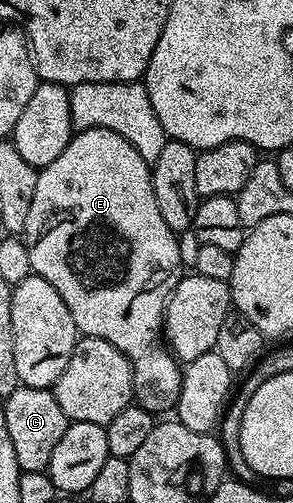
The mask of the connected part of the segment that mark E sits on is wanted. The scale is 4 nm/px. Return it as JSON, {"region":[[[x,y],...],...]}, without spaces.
{"region":[[[85,128],[76,131],[72,135],[69,146],[65,146],[65,150],[61,150],[57,162],[49,162],[49,166],[39,169],[37,191],[33,193],[33,206],[29,206],[29,222],[25,222],[25,230],[22,235],[25,237],[25,243],[29,250],[32,273],[45,278],[45,282],[49,282],[49,286],[53,286],[53,290],[57,290],[57,294],[61,294],[61,302],[65,302],[65,306],[69,306],[69,314],[73,314],[73,322],[79,327],[80,333],[93,338],[105,338],[109,342],[113,342],[113,346],[117,346],[117,350],[121,350],[127,355],[135,375],[138,407],[156,414],[162,414],[166,408],[167,411],[174,409],[181,390],[183,373],[180,361],[176,360],[161,343],[161,329],[167,300],[171,296],[171,291],[177,286],[184,265],[178,253],[178,235],[173,230],[169,230],[165,218],[161,218],[161,210],[157,206],[157,194],[153,194],[149,161],[141,158],[141,154],[137,154],[137,150],[133,150],[129,141],[121,138],[121,134],[117,134],[113,130]]]}

